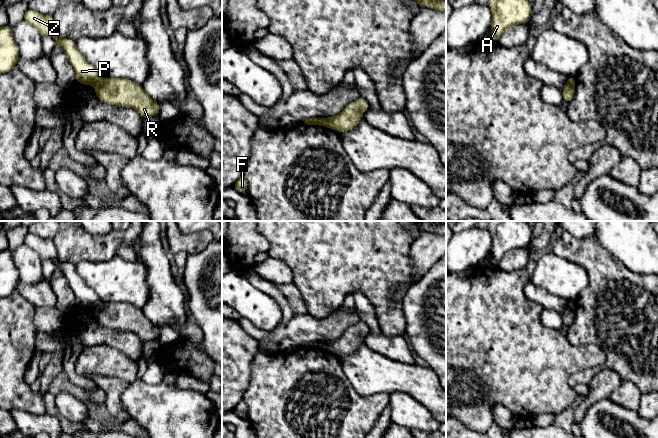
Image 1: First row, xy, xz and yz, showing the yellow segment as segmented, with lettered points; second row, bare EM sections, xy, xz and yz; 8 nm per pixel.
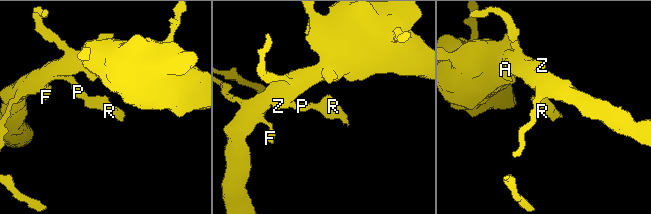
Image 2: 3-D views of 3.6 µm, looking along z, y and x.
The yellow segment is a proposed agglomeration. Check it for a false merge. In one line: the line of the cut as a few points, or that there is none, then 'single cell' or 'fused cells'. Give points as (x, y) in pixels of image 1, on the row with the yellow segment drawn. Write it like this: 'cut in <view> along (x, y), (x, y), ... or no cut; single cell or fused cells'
cut in xy along (103, 79), (95, 86); fused cells

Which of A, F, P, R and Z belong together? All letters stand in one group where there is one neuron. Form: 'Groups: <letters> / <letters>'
Groups: A F P Z / R

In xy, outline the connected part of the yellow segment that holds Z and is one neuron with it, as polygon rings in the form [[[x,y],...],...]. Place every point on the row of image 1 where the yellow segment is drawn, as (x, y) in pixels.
[[[28,9],[24,14],[23,21],[34,26],[39,31],[41,37],[46,35],[54,37],[56,45],[62,48],[62,51],[67,55],[71,66],[74,68],[74,73],[76,75],[75,81],[80,82],[83,85],[96,86],[103,80],[97,70],[89,64],[77,50],[75,41],[62,38],[58,34],[53,16],[43,15]]]

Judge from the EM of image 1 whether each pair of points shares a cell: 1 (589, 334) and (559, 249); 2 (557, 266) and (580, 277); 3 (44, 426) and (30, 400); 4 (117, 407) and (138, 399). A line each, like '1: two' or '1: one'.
1: one
2: one
3: two
4: two

